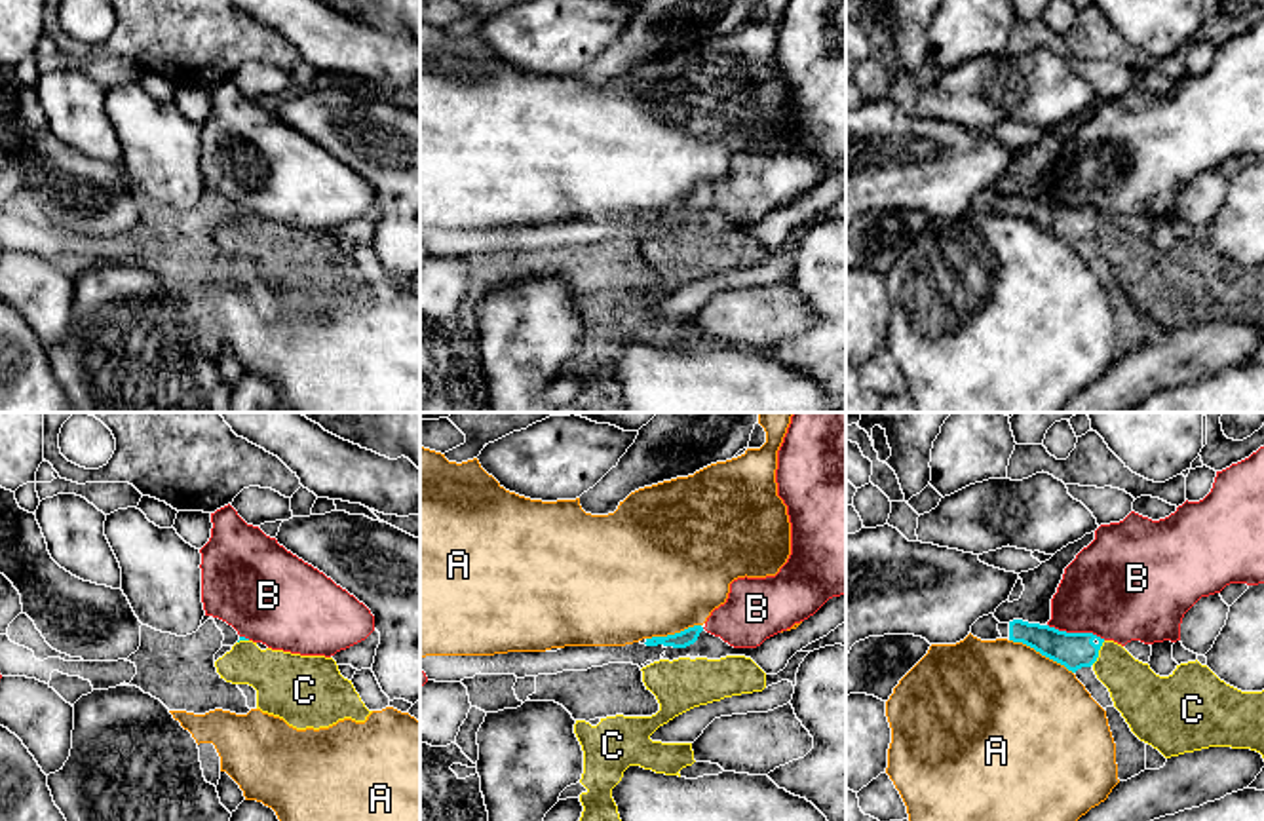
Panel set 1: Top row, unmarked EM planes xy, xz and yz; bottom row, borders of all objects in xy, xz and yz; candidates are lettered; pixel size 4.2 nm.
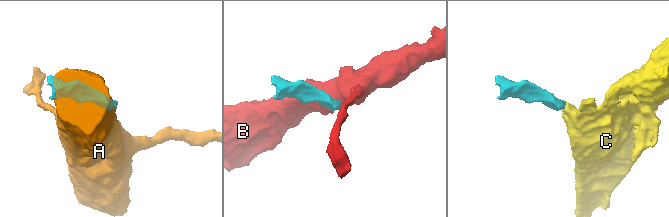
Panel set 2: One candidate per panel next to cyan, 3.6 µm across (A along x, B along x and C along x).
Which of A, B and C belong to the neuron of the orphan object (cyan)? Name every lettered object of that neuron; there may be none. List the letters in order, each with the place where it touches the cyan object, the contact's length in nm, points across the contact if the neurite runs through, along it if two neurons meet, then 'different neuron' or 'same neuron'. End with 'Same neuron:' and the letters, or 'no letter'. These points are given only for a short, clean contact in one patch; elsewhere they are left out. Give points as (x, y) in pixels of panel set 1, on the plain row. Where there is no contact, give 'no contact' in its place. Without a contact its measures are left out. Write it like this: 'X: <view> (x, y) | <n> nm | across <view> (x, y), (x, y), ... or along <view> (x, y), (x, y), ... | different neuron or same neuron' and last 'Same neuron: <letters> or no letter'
A: yz (1042, 229) | 300 nm | different neuron
B: yz (1076, 208) | 260 nm | along yz (1048, 198), (1067, 206), (1091, 206), (1105, 213) | different neuron
C: yz (1097, 227) | 120 nm | across yz (1074, 225), (1097, 227), (1139, 268) | same neuron
Same neuron: C

